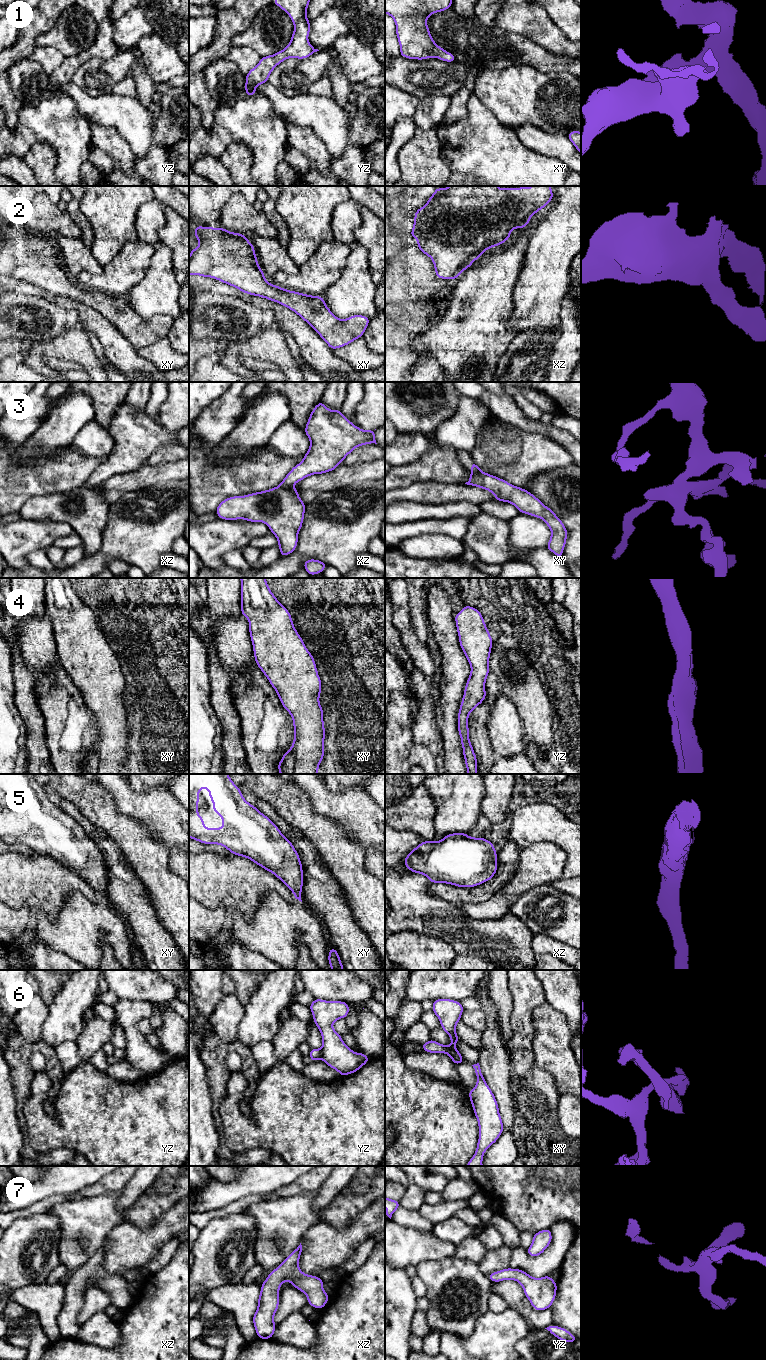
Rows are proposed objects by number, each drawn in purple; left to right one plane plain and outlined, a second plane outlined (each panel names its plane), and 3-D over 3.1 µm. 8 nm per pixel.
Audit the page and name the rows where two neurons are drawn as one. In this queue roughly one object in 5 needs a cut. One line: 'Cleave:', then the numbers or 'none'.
Cleave: 3, 6

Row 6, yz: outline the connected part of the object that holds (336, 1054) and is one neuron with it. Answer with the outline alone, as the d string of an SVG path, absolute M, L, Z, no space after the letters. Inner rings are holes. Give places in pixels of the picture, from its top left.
M314 999L309 1008L313 1021L322 1034L321 1059L329 1067L337 1070L340 1077L361 1069L370 1058L364 1053L352 1051L332 1027L336 1020L348 1016L349 1004L343 1001Z

